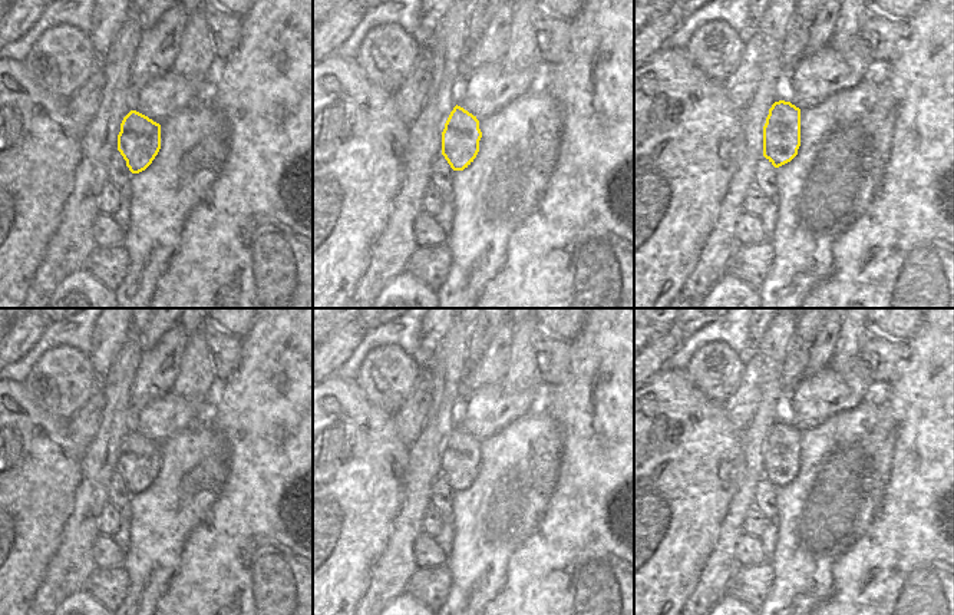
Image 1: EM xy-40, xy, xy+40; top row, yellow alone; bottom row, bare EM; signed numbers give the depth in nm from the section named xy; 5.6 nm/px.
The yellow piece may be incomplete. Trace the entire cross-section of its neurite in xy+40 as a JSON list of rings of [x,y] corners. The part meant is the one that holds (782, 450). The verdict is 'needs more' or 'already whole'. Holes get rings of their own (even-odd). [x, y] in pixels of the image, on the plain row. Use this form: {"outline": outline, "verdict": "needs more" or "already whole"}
{"outline": [[[775,423],[763,447],[763,477],[779,489],[798,476],[799,467],[800,430],[790,423]]], "verdict": "already whole"}

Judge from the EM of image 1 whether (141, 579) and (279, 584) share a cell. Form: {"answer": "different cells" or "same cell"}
{"answer": "different cells"}

